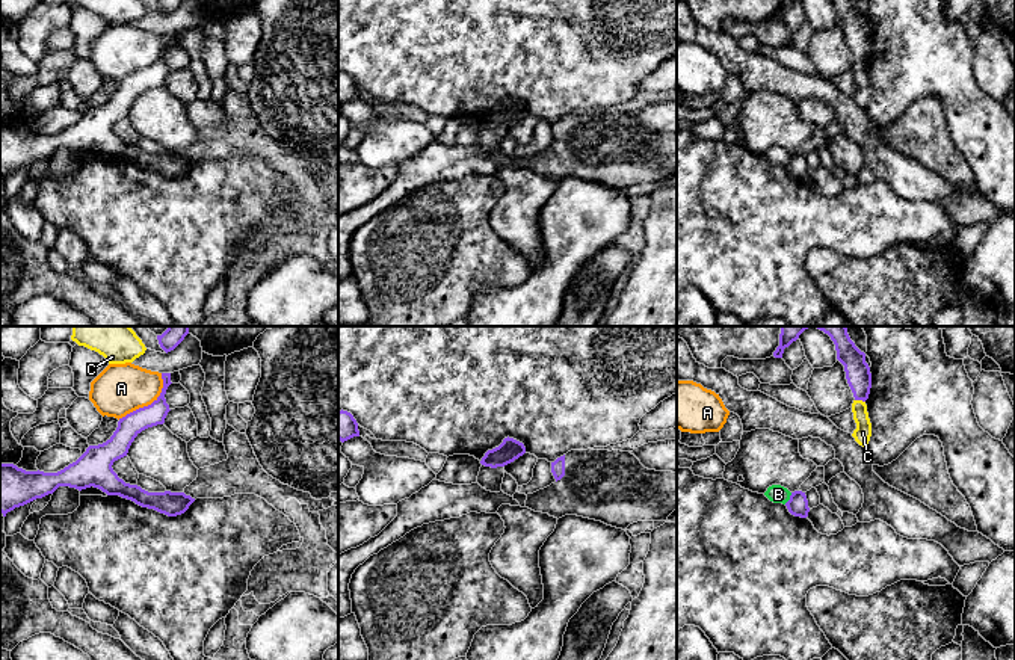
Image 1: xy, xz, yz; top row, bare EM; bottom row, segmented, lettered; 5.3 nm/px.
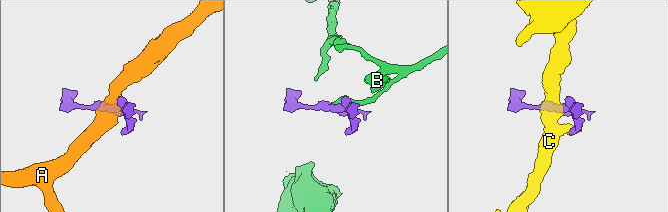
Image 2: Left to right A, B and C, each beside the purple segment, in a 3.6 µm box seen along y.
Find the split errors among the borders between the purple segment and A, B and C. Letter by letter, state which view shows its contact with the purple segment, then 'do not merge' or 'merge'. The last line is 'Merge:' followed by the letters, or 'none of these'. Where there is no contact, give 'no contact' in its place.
A: xy | do not merge
B: yz | do not merge
C: yz | do not merge
Merge: none of these

